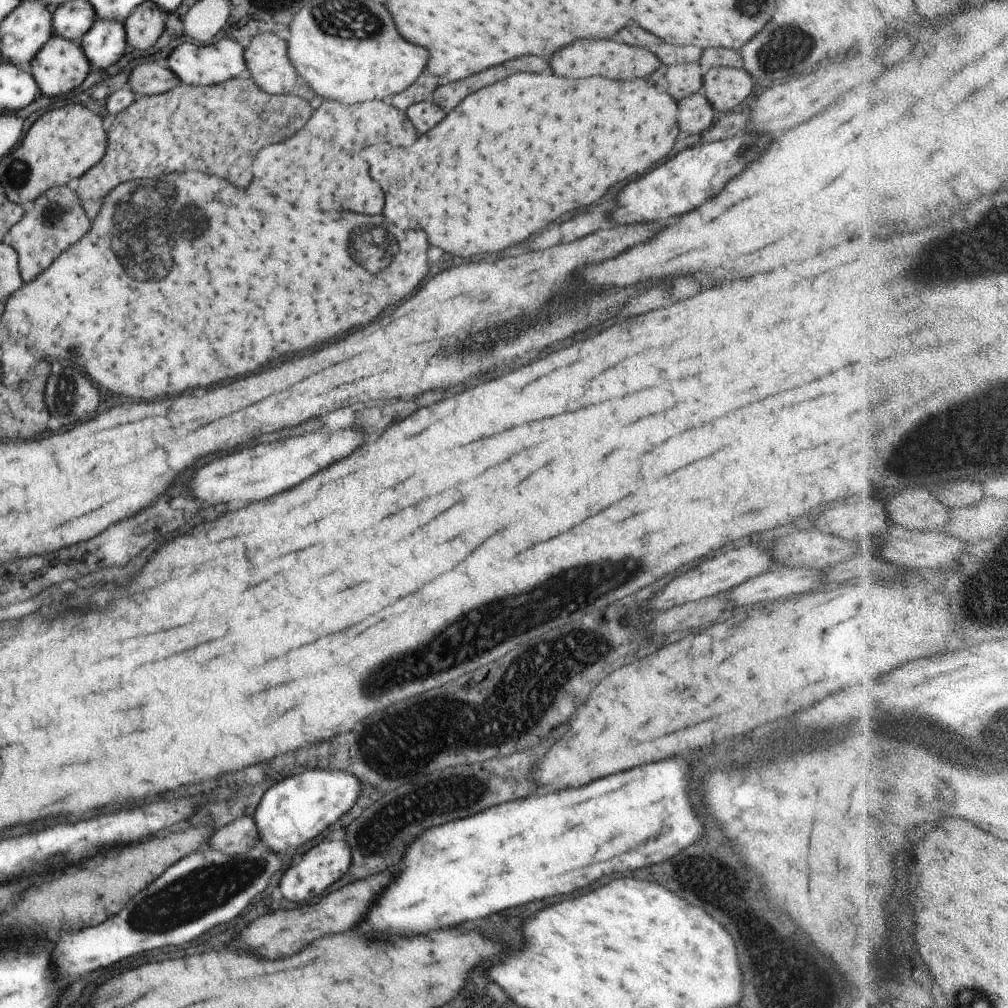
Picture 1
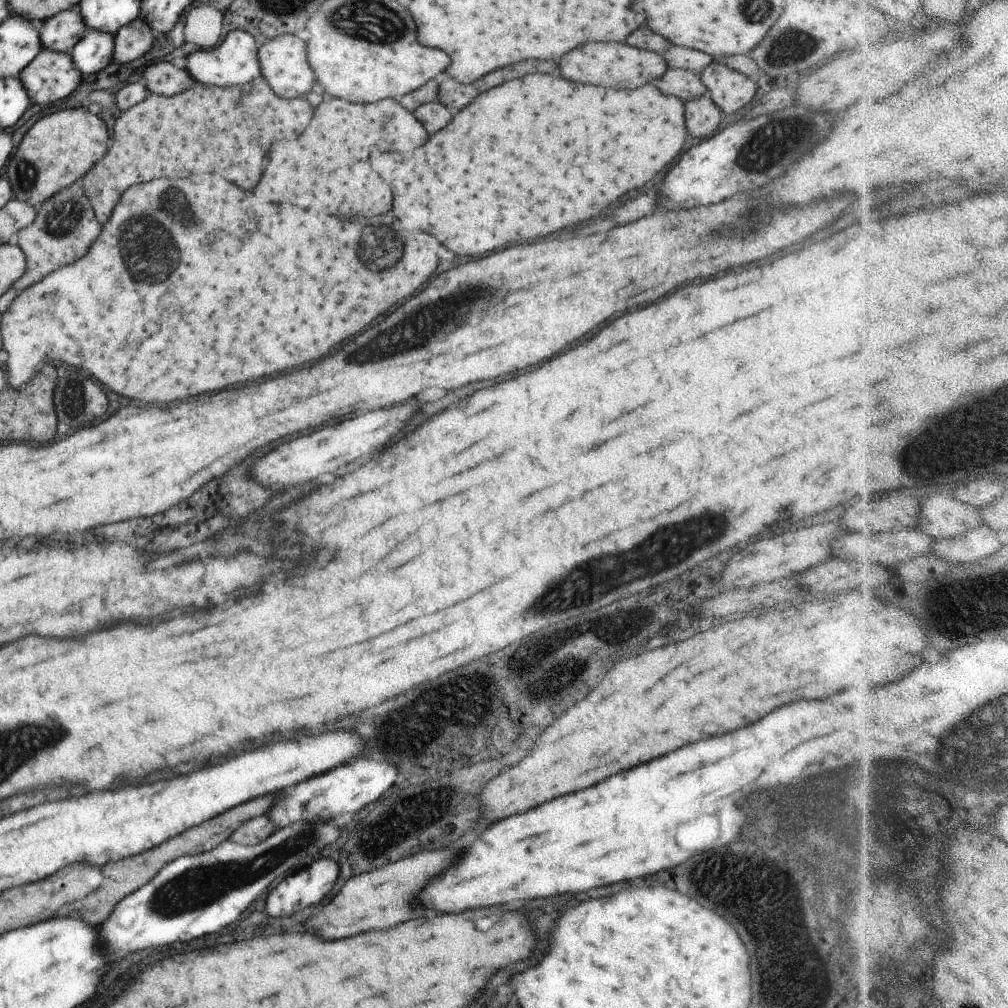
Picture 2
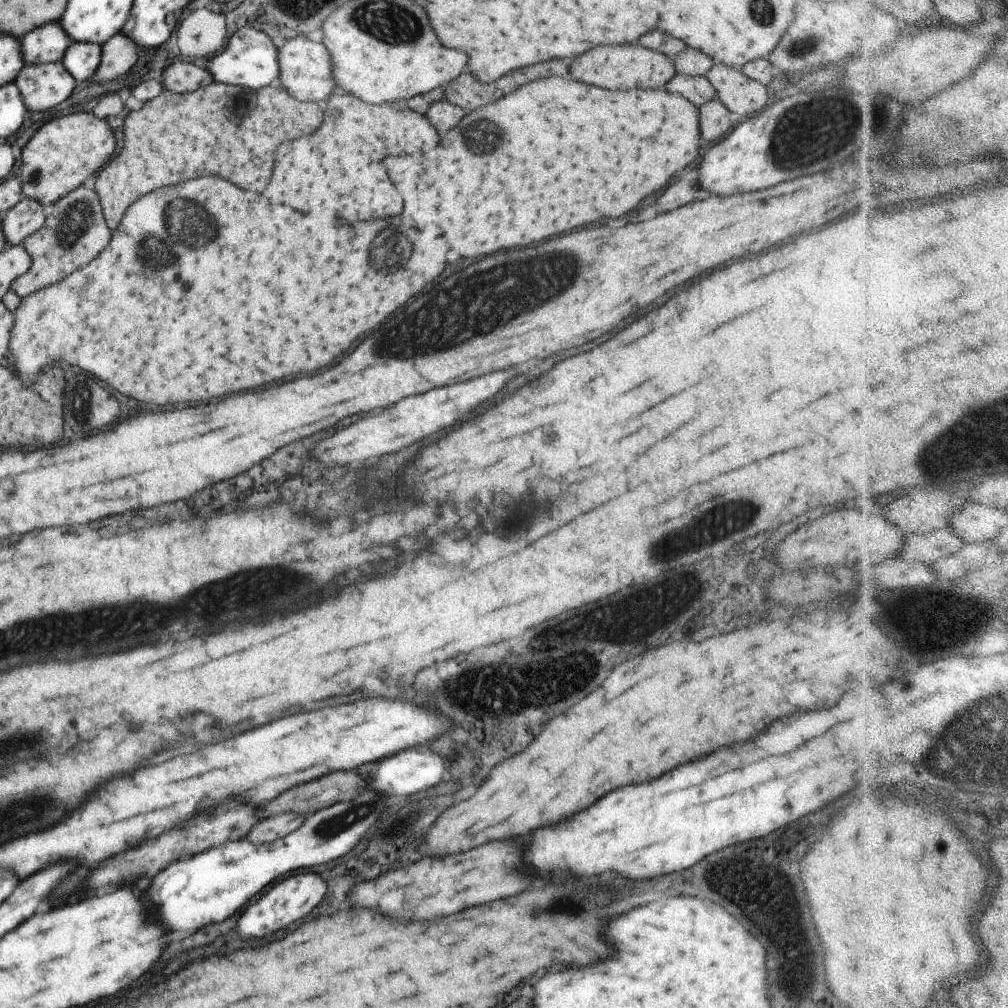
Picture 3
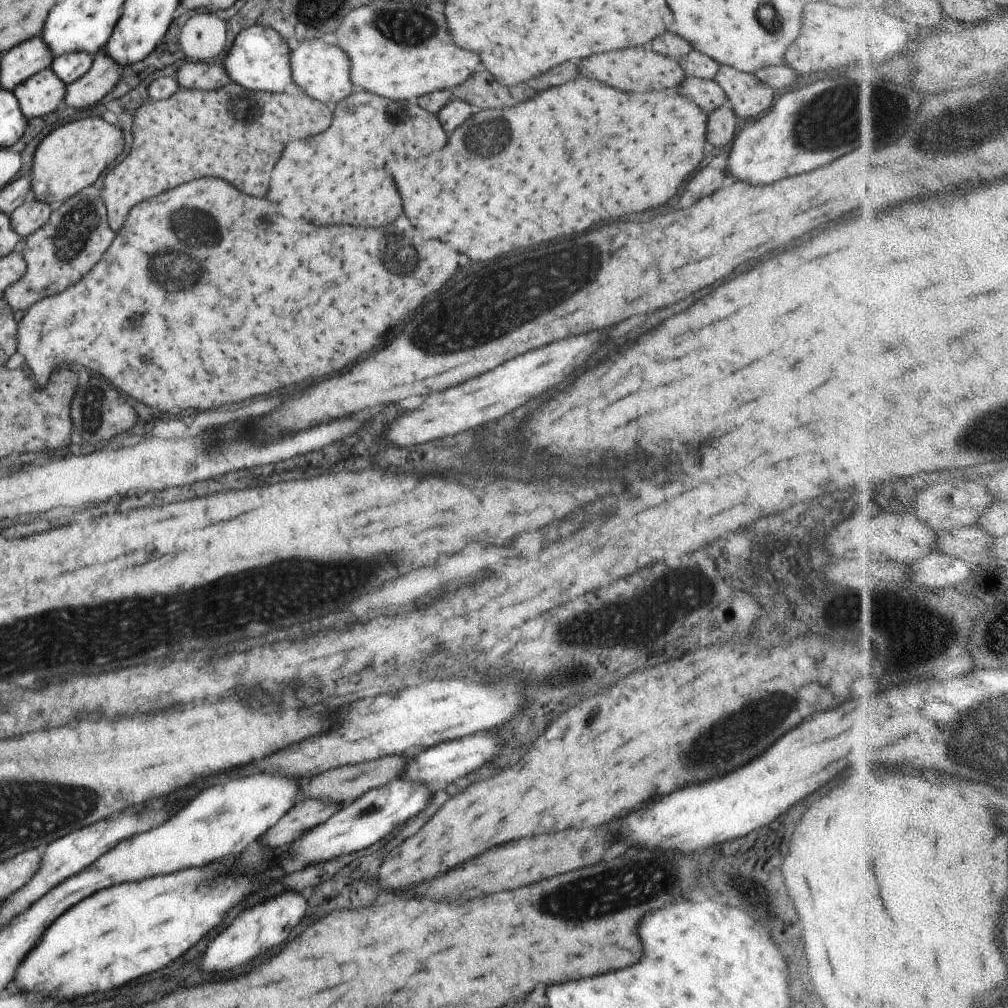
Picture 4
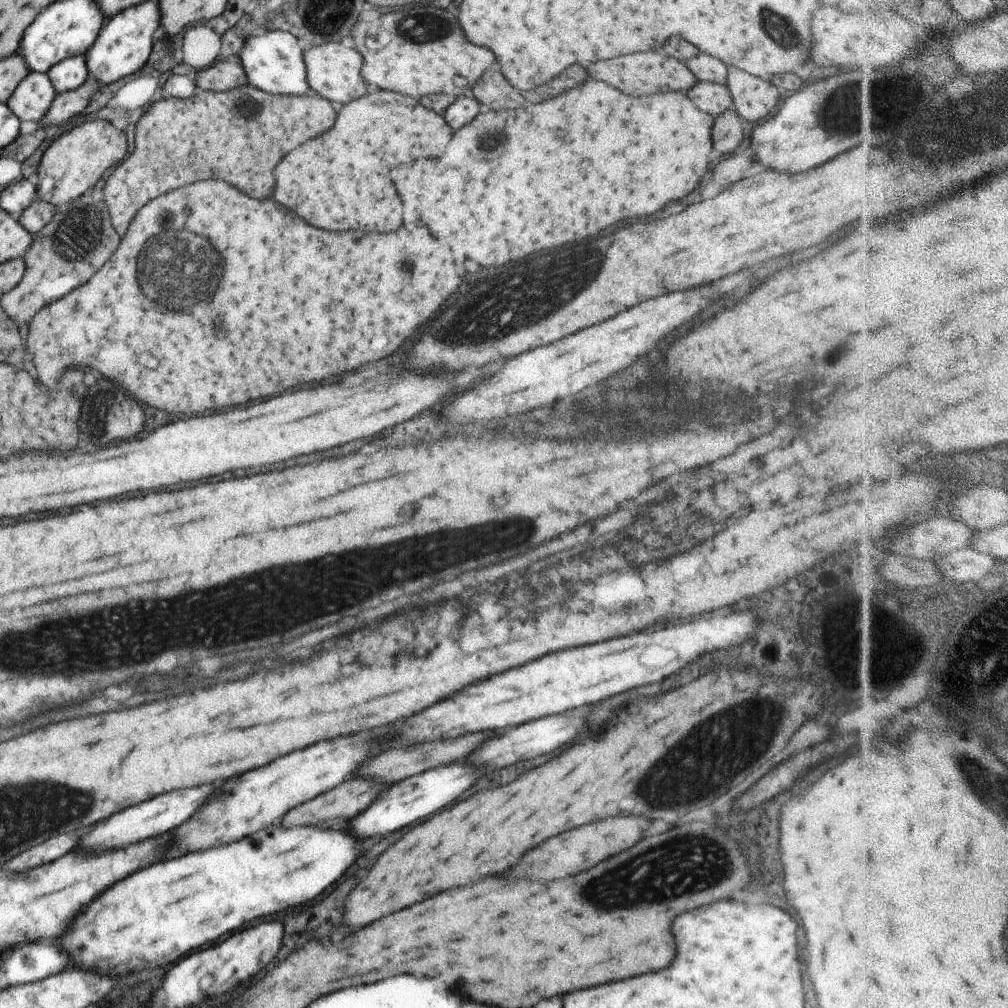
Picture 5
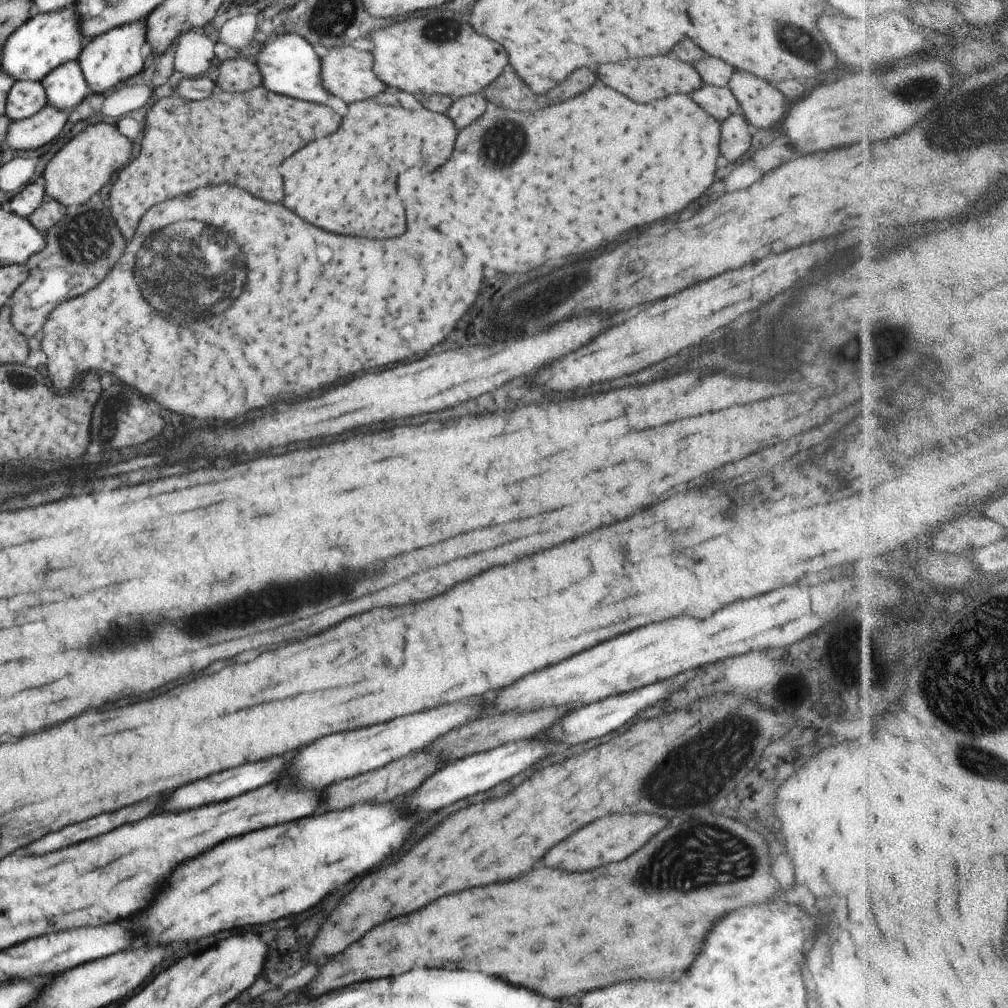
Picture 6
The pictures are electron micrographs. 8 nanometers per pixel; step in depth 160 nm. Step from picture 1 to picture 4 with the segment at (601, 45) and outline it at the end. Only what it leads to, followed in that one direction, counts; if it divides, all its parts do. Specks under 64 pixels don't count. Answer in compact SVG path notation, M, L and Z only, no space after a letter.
M624 48L624 50L616 50L616 52L606 52L606 54L596 54L590 56L588 60L582 60L578 64L580 74L588 76L588 78L596 78L608 86L620 88L624 92L646 92L646 90L662 90L668 86L678 86L684 80L684 72L682 68L666 58L666 56L658 56L652 50L646 48Z

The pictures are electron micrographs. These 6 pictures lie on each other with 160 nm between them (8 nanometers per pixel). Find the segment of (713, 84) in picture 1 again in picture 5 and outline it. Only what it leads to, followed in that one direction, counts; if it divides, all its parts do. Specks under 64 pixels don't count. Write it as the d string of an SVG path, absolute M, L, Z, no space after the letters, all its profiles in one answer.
M728 67L725 85L733 98L734 110L748 122L762 122L774 114L780 93L770 82L736 67Z

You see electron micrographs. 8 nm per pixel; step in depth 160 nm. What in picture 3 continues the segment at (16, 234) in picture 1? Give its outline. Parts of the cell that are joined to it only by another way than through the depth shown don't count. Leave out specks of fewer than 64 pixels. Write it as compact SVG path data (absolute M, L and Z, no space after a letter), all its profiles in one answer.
M84 185L76 187L61 199L49 204L50 214L45 218L42 228L27 236L22 246L30 255L30 268L11 282L11 290L24 298L32 292L58 282L72 274L72 270L82 268L92 258L96 258L111 239L111 230L106 224L99 196L94 189Z

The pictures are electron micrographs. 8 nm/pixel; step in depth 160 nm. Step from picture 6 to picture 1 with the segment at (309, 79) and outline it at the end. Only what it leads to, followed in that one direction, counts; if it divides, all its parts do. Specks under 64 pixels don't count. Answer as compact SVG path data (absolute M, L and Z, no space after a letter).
M217 38L212 44L200 46L192 42L183 42L169 54L166 66L186 84L210 86L210 84L226 82L247 70L244 51L242 44L228 38Z

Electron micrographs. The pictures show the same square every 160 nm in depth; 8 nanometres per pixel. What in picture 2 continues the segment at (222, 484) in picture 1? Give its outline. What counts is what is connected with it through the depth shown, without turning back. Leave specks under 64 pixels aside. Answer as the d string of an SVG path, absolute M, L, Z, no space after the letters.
M412 402L402 408L376 410L376 412L370 412L366 416L360 416L354 420L344 420L334 426L318 428L318 430L314 430L314 434L312 432L302 434L302 436L298 436L298 440L292 438L288 442L282 442L280 446L270 450L268 456L262 456L260 460L256 460L254 466L248 470L248 476L262 486L288 488L288 486L298 486L300 482L306 482L306 480L314 480L322 474L336 472L338 468L354 462L358 458L370 456L378 448L384 448L384 444L392 442L392 438L400 432L400 428L410 420L416 406L418 404Z

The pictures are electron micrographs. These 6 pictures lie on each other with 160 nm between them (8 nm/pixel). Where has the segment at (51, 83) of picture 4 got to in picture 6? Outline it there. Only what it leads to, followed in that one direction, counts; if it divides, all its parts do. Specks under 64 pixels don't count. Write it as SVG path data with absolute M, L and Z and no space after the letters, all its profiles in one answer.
M16 81L10 89L5 104L5 115L13 121L34 116L47 104L47 94L41 81Z

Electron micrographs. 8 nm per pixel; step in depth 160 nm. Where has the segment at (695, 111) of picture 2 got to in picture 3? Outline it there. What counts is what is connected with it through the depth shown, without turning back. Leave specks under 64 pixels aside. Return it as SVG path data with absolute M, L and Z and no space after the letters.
M717 98L706 101L702 106L699 106L698 112L700 112L702 140L708 144L720 141L726 132L730 132L732 114Z

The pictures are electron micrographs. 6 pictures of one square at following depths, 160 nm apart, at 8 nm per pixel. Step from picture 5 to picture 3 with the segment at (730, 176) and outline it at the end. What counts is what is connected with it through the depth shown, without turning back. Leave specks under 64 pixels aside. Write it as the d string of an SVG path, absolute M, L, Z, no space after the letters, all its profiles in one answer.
M692 164L692 168L684 168L684 172L680 172L680 176L676 176L676 180L672 180L672 184L668 188L664 188L664 192L658 194L656 198L656 210L660 212L668 212L674 208L666 208L666 202L678 202L678 198L690 202L694 200L694 194L698 192L696 186L696 164Z

